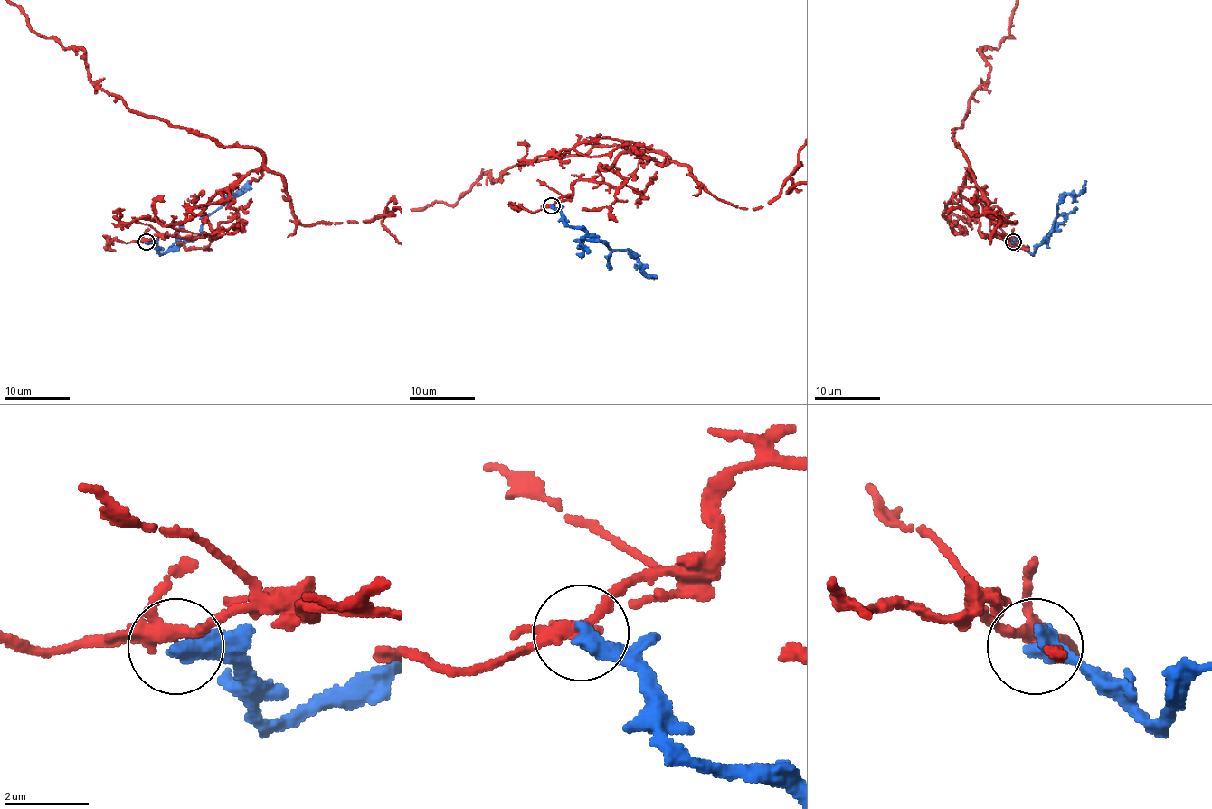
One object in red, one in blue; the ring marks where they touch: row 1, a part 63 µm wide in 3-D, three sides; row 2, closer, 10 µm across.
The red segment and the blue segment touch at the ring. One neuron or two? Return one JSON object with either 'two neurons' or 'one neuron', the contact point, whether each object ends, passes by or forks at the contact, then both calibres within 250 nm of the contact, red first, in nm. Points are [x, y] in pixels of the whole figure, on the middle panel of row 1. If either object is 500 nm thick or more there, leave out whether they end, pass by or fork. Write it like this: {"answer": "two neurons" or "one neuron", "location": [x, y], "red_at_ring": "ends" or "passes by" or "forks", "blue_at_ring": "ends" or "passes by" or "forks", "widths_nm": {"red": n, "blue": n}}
{"answer": "two neurons", "location": [552, 205], "red_at_ring": "forks", "blue_at_ring": "ends", "widths_nm": {"red": 280, "blue": 460}}

